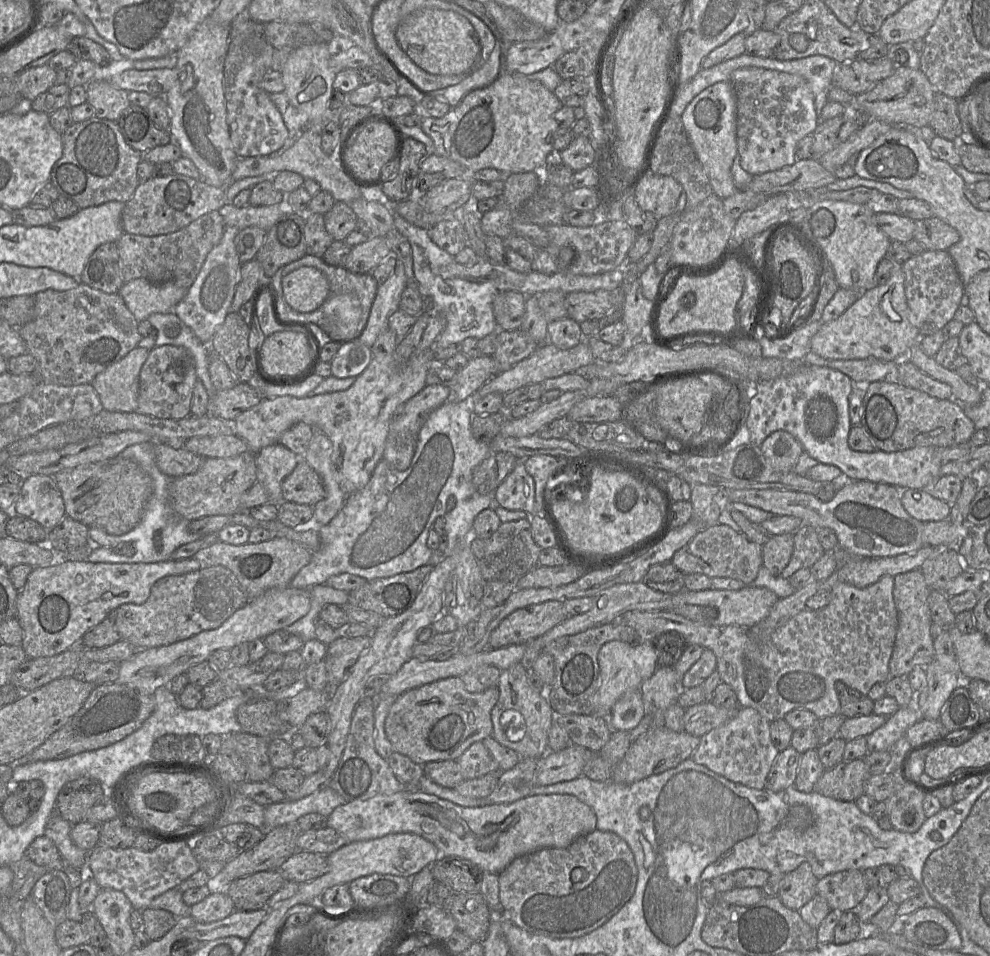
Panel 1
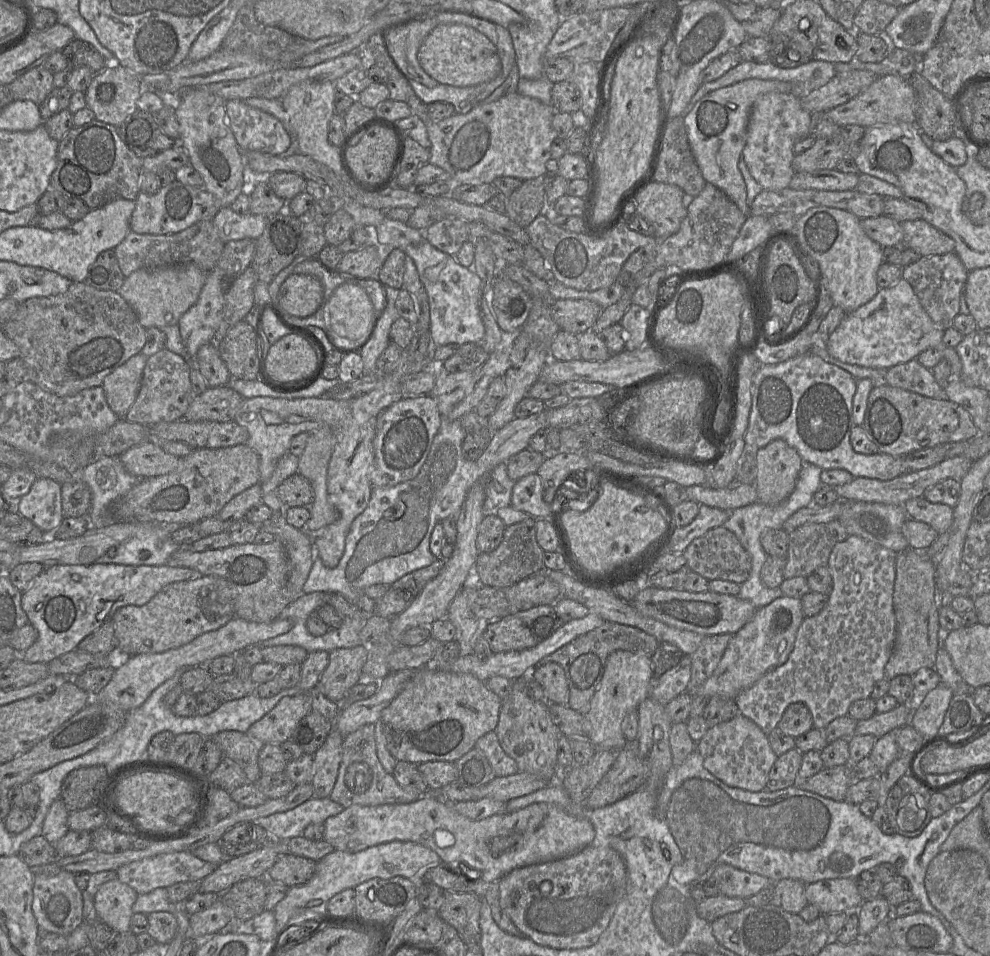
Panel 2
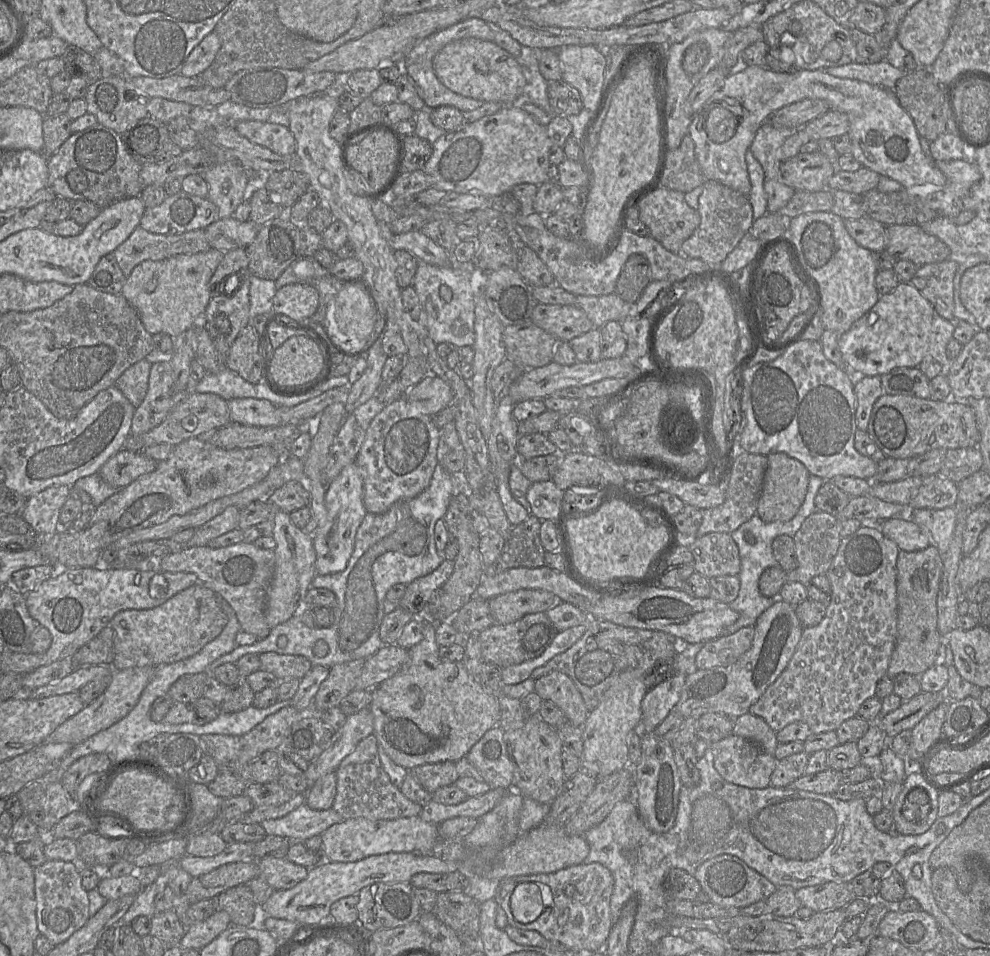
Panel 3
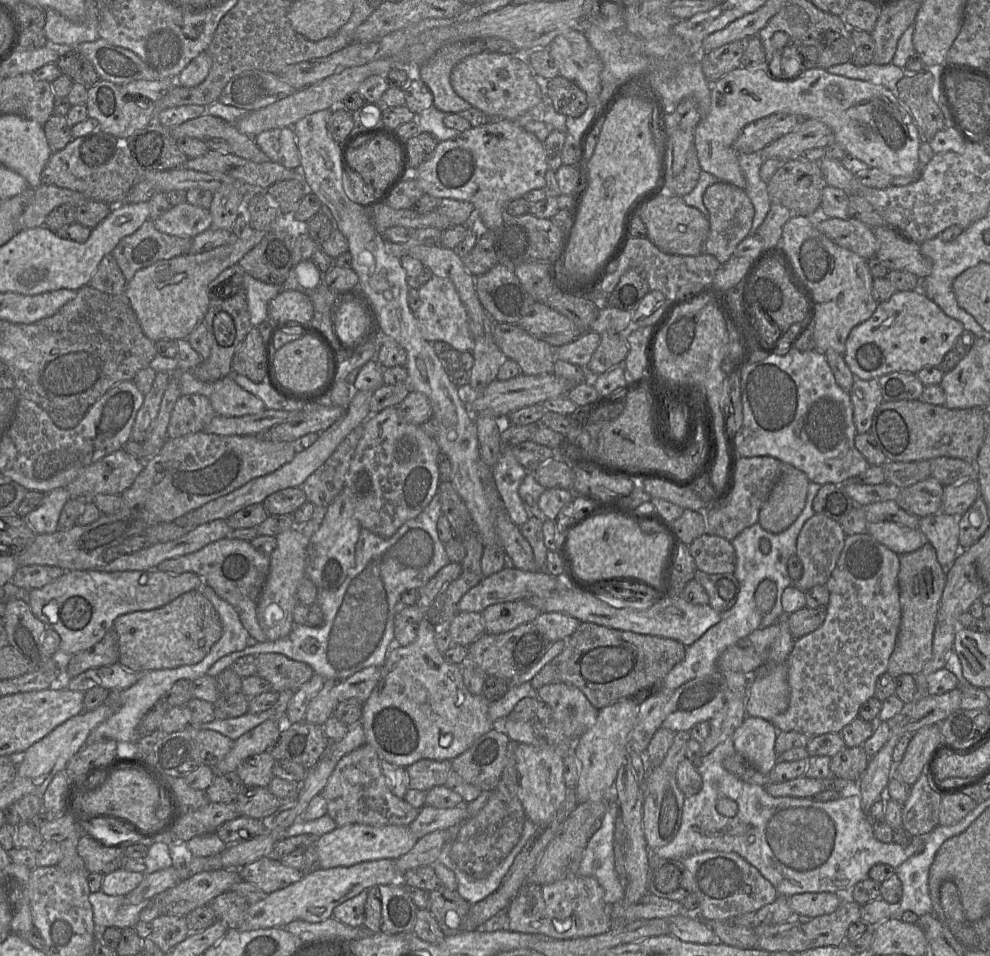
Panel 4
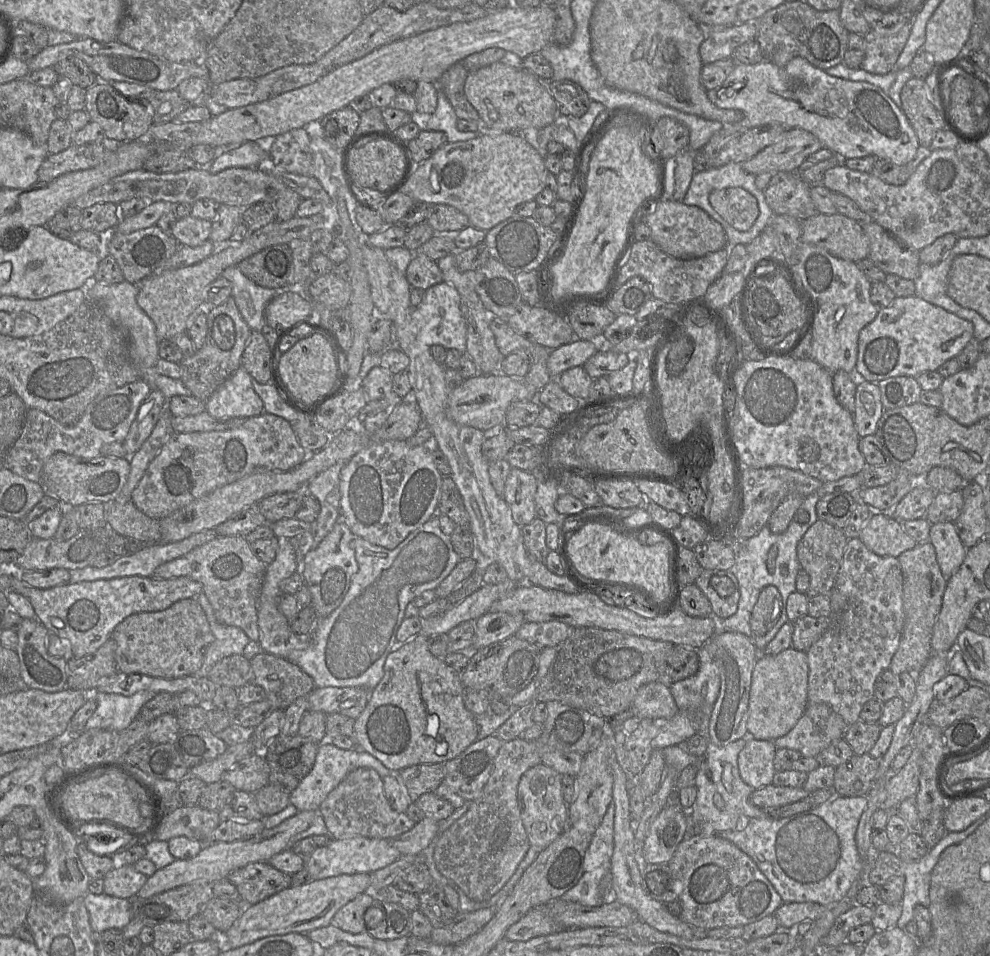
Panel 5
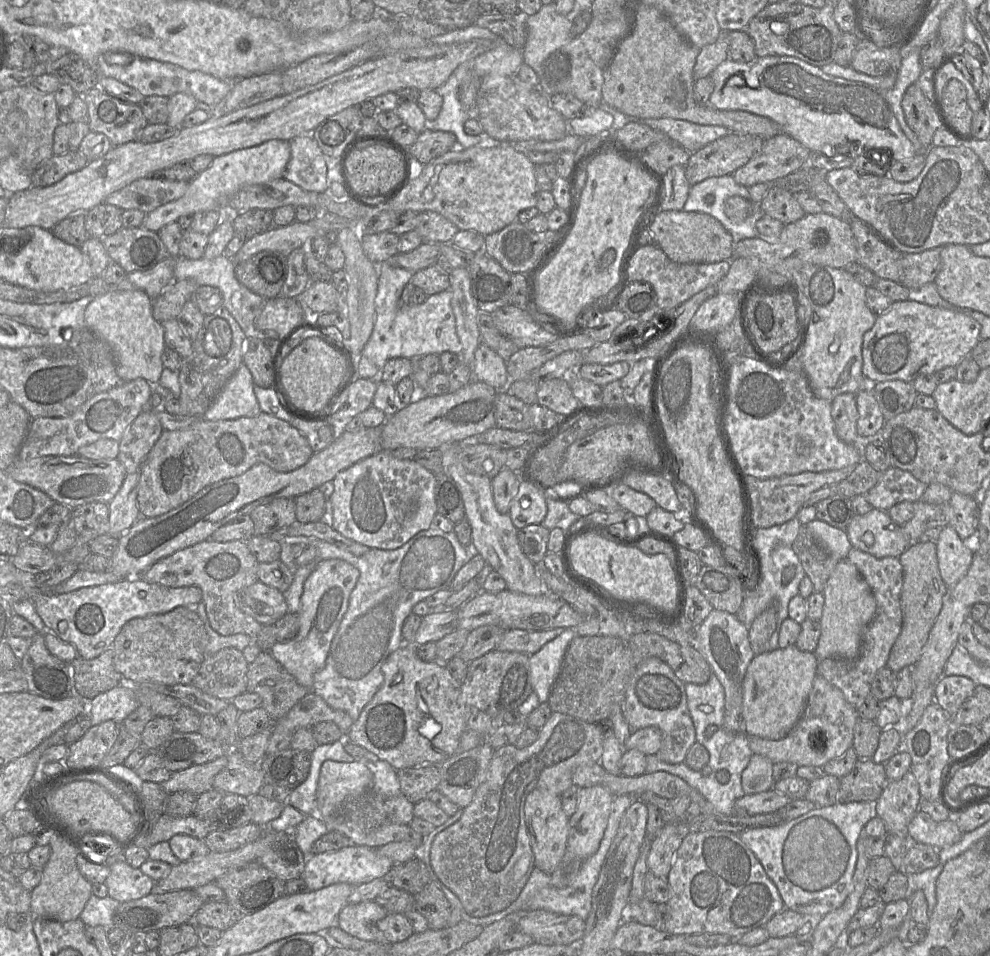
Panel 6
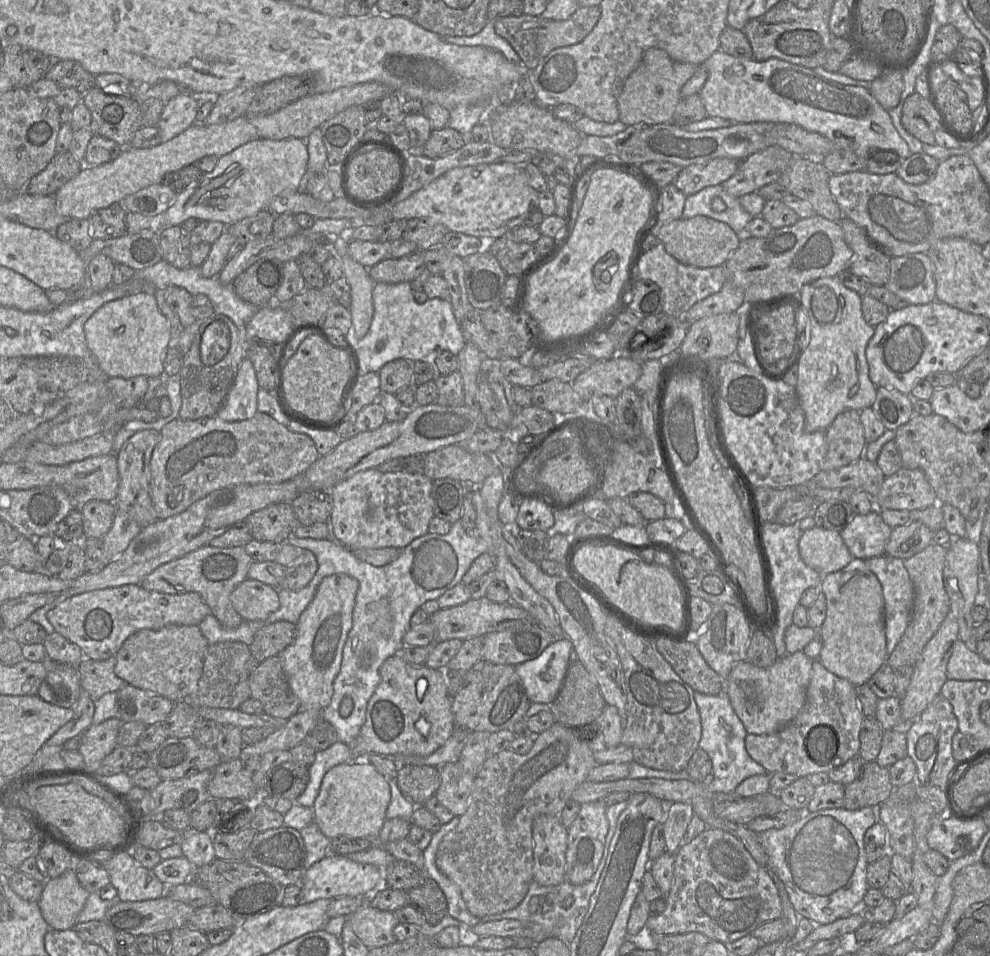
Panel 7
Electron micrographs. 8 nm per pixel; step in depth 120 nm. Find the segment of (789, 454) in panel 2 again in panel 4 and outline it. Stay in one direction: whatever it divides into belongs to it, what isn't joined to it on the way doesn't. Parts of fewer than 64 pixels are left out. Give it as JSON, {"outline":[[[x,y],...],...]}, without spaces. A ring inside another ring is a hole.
{"outline":[[[781,462],[781,476],[759,512],[762,528],[777,534],[792,525],[805,507],[809,483],[804,472]]]}

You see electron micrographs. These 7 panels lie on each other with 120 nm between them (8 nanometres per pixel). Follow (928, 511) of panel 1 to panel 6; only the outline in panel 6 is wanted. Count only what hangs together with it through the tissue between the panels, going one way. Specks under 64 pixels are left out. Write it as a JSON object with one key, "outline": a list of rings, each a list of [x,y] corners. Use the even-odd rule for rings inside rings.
{"outline":[[[951,525],[941,528],[940,535],[935,543],[937,546],[937,560],[940,575],[947,587],[958,583],[968,572],[974,556],[974,540],[966,542],[961,539]]]}

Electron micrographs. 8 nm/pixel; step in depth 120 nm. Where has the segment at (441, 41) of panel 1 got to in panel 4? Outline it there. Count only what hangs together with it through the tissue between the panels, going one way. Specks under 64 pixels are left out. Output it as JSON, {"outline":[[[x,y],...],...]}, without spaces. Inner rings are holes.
{"outline":[[[483,51],[470,55],[453,68],[451,84],[458,96],[491,119],[515,121],[543,100],[543,83],[533,73],[523,53]]]}

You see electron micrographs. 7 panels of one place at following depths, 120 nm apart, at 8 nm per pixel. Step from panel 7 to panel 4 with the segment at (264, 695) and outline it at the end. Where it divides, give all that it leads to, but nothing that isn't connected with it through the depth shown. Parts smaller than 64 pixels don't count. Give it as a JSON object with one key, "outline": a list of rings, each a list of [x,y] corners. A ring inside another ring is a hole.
{"outline":[[[264,653],[256,656],[256,675],[267,680],[272,690],[298,690],[315,674],[311,666],[292,660],[279,653]]]}

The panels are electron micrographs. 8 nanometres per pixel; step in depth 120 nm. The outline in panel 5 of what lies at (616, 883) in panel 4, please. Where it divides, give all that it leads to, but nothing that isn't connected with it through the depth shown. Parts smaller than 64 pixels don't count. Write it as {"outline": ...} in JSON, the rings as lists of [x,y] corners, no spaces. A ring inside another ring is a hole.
{"outline":[[[612,801],[591,839],[583,860],[583,874],[578,883],[560,899],[584,906],[602,905],[600,884],[609,874],[614,850],[615,804]]]}

